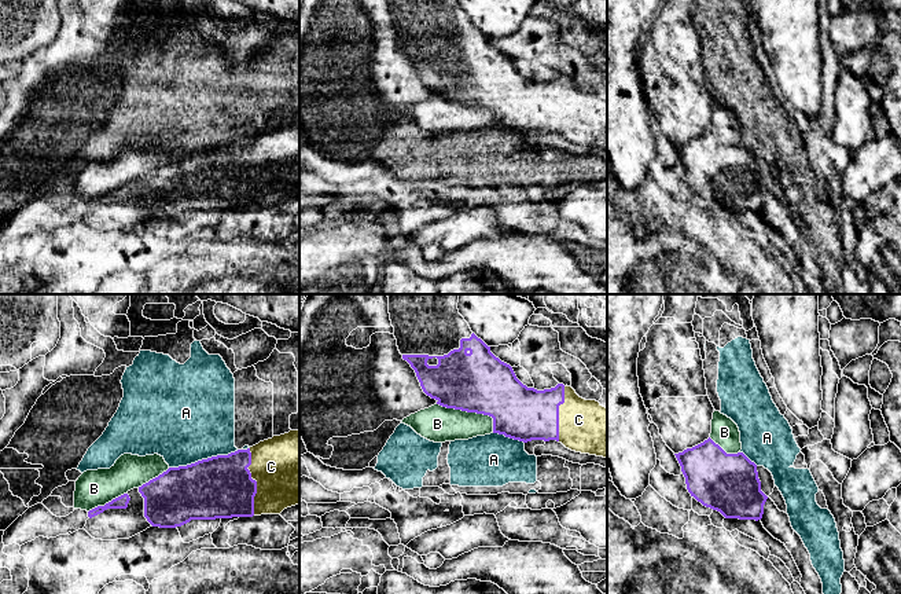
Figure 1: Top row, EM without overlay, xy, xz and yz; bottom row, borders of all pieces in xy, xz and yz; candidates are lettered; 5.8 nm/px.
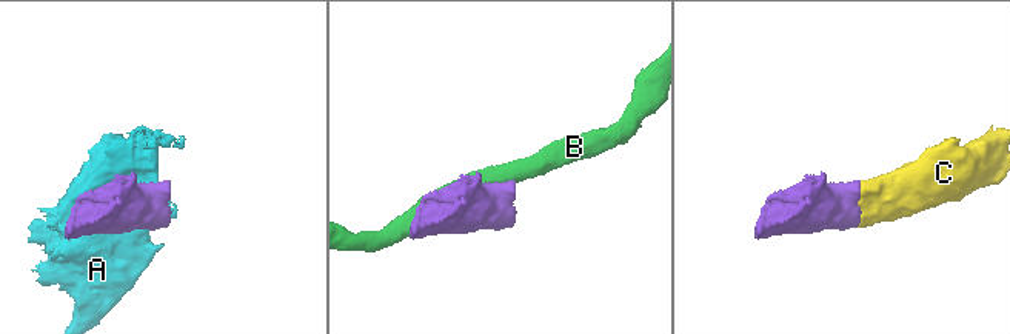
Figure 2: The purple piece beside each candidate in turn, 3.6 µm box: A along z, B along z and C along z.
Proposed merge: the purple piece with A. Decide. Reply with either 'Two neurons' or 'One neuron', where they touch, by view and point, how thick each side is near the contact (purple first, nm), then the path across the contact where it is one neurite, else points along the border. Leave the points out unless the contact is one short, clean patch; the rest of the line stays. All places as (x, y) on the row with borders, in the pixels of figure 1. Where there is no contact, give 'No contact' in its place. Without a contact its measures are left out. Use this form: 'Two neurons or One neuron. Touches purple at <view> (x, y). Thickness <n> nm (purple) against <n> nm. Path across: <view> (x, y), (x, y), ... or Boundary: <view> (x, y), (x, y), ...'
Two neurons. Touches purple at xy (203, 459). Thickness 360 nm (purple) against 500 nm

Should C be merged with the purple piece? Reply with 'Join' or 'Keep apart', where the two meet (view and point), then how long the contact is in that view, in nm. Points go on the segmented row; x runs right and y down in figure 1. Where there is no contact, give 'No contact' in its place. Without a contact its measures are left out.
Join. Touches purple at xy (256, 481). Shared border 400 nm

